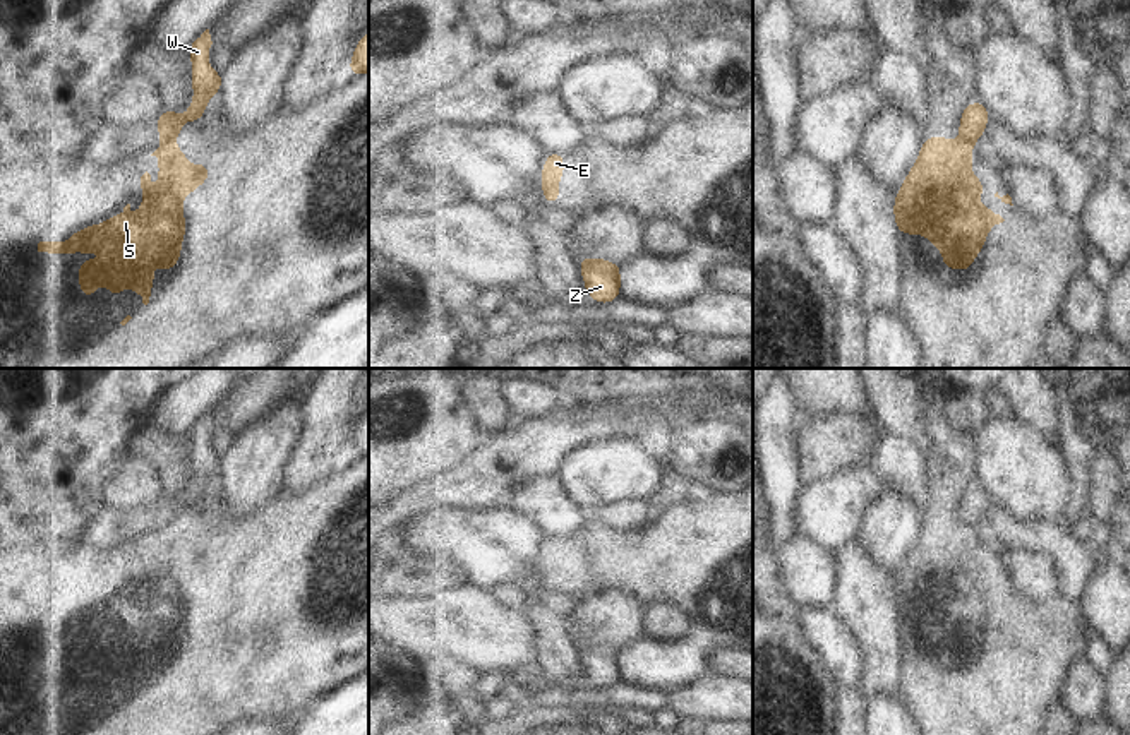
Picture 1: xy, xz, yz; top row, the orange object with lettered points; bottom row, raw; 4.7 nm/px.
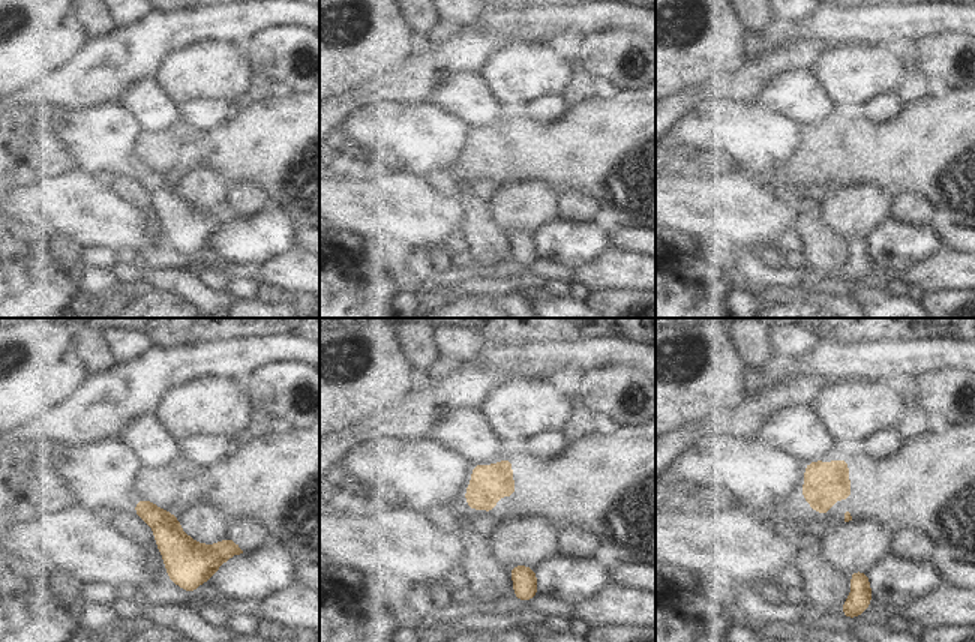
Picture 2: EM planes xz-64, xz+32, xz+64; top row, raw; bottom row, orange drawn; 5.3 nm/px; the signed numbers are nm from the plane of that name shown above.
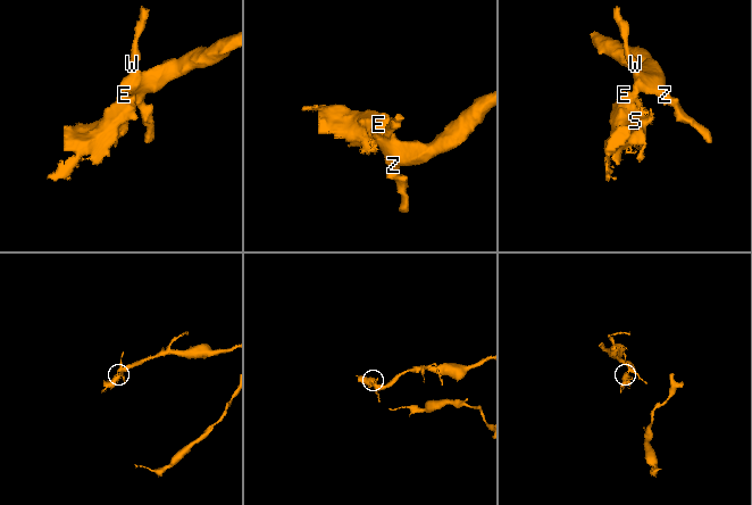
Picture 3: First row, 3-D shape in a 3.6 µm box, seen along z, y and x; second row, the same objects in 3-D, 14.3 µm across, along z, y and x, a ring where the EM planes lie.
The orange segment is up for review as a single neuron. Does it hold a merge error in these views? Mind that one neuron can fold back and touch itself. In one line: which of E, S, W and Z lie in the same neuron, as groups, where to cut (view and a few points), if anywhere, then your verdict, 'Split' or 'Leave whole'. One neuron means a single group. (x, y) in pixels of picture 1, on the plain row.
Groups: E S / W Z. Split along xy (162, 528), (172, 530). Split

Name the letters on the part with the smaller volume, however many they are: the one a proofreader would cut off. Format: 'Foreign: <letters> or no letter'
Foreign: E, S

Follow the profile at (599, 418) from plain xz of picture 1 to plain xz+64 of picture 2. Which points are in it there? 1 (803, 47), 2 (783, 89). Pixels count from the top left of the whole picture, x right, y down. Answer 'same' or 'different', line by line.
1: same
2: different

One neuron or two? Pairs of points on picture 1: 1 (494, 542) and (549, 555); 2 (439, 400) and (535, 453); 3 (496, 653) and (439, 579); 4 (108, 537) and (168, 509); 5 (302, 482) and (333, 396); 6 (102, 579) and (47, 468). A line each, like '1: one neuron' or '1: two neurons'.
1: two neurons
2: two neurons
3: two neurons
4: one neuron
5: one neuron
6: two neurons

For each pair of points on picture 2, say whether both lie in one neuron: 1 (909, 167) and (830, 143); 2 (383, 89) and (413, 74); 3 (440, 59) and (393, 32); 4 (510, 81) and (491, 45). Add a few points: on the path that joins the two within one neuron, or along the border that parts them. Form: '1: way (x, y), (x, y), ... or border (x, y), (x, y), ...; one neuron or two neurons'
1: way (890, 161), (849, 161); one neuron
2: way (390, 87), (401, 86), (405, 81); one neuron
3: border (422, 47), (401, 68), (393, 71); two neurons
4: border (528, 41), (510, 44), (497, 51), (482, 74); two neurons

